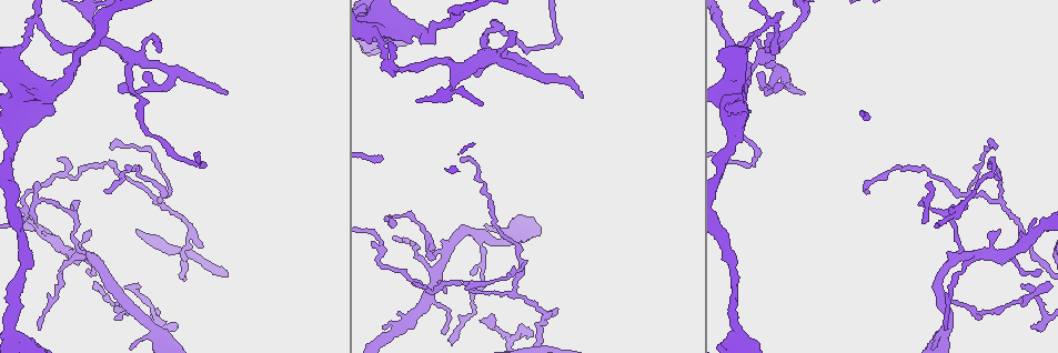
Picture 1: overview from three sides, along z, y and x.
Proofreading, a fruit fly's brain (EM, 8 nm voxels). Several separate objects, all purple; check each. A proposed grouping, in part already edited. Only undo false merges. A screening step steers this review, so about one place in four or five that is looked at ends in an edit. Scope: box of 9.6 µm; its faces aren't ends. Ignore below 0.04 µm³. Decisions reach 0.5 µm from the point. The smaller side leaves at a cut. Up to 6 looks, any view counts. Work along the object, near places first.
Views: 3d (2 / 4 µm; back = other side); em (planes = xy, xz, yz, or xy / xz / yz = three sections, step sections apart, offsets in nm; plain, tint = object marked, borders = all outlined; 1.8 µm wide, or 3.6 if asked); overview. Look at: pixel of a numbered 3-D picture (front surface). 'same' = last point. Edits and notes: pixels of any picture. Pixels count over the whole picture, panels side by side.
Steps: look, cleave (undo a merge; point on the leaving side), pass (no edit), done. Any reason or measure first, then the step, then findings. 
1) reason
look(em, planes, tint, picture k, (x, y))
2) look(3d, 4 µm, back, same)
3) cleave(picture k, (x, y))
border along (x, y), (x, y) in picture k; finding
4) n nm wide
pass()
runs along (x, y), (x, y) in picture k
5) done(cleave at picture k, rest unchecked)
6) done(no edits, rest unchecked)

three-way junction
look(em, planes, plain, picture 1, (458, 68))

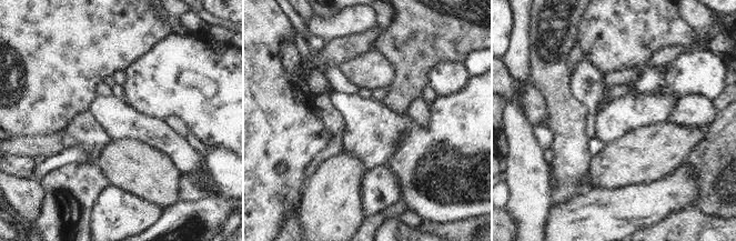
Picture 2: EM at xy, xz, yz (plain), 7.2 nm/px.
where the object lies
look(em, planes, tint, same)

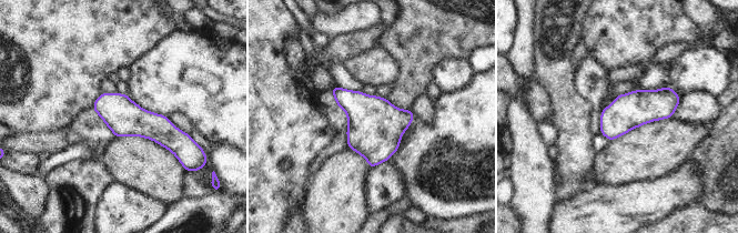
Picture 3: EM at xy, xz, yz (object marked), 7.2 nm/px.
pass()
runs along (95, 105), (185, 139) in picture 3; continuous, no second cell

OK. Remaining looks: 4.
three-way junction
look(3d, 2 µm, picture 1, (387, 64))

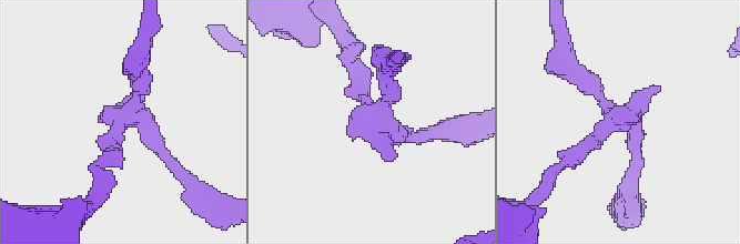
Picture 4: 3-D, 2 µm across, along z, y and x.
shape alone is not enough
look(em, 3.6 µm, planes, tint, picture 4, (120, 115))

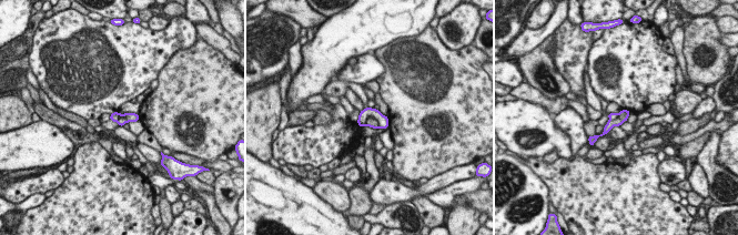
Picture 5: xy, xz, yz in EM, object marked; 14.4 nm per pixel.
cleave(picture 5, (382, 120))
border along (366, 118), (372, 116), (380, 126) in picture 5; a second cell is stuck on

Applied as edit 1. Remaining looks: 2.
redraw
look(overview)

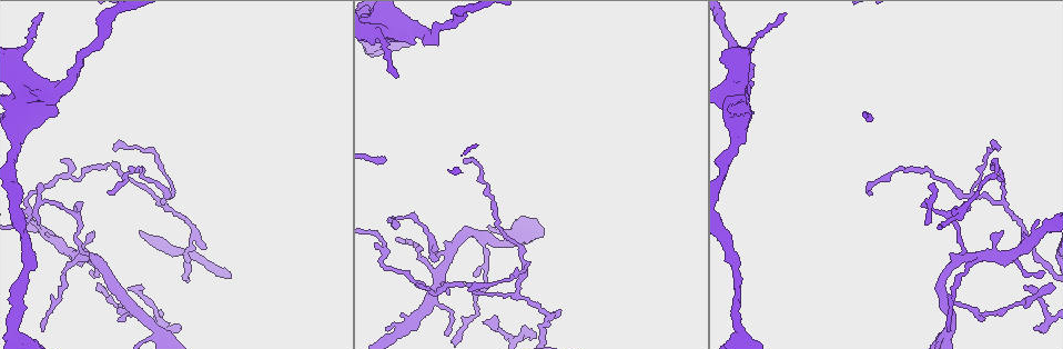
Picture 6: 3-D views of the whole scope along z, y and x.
look(em, xy, step 8, tint, picture 6, (15, 134))

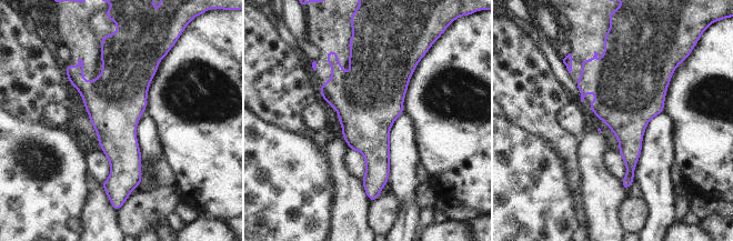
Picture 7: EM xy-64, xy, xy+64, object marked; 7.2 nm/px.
pass()
all the same cell

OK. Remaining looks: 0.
done(cleave at picture 5, rest unchecked)

